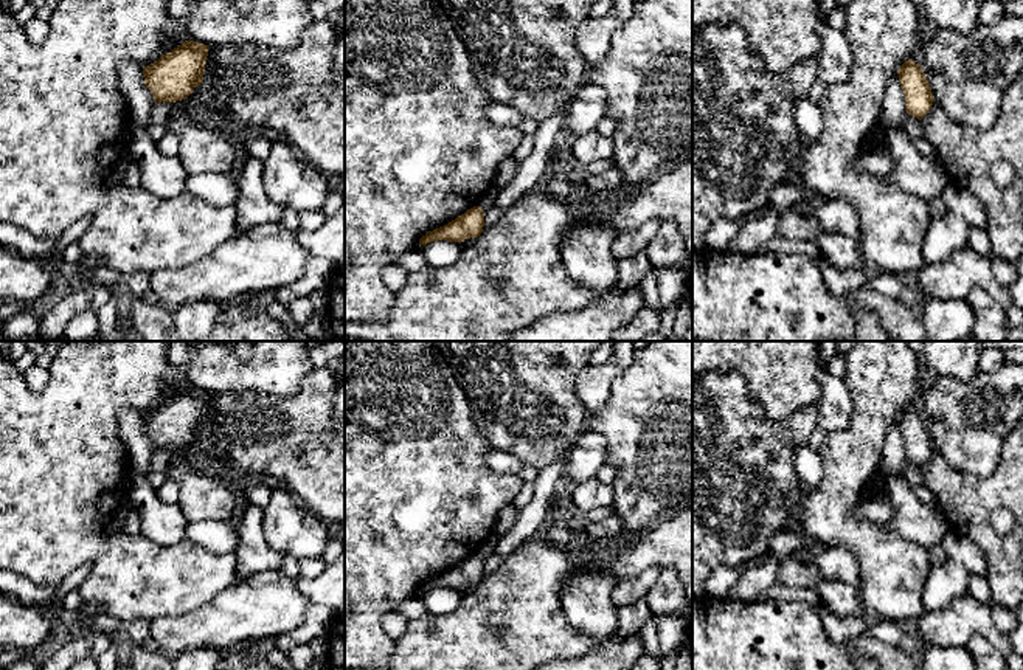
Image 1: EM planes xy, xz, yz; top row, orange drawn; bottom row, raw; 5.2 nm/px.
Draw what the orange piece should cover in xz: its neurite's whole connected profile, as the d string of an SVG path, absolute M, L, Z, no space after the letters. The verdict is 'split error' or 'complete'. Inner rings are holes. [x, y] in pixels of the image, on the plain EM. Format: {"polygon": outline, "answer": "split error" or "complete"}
{"polygon": "M480 554L467 557L455 568L444 574L439 574L419 586L421 592L427 592L436 588L449 588L461 591L466 586L478 585L484 574L484 558Z", "answer": "complete"}

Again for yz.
{"polygon": "M911 406L902 411L897 422L905 444L907 461L921 468L935 450L927 423L922 414Z", "answer": "complete"}

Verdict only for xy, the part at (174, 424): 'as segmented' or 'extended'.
as segmented

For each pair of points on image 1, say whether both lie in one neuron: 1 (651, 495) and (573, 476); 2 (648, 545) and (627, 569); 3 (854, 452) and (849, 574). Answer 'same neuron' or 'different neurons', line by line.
1: different neurons
2: same neuron
3: different neurons

